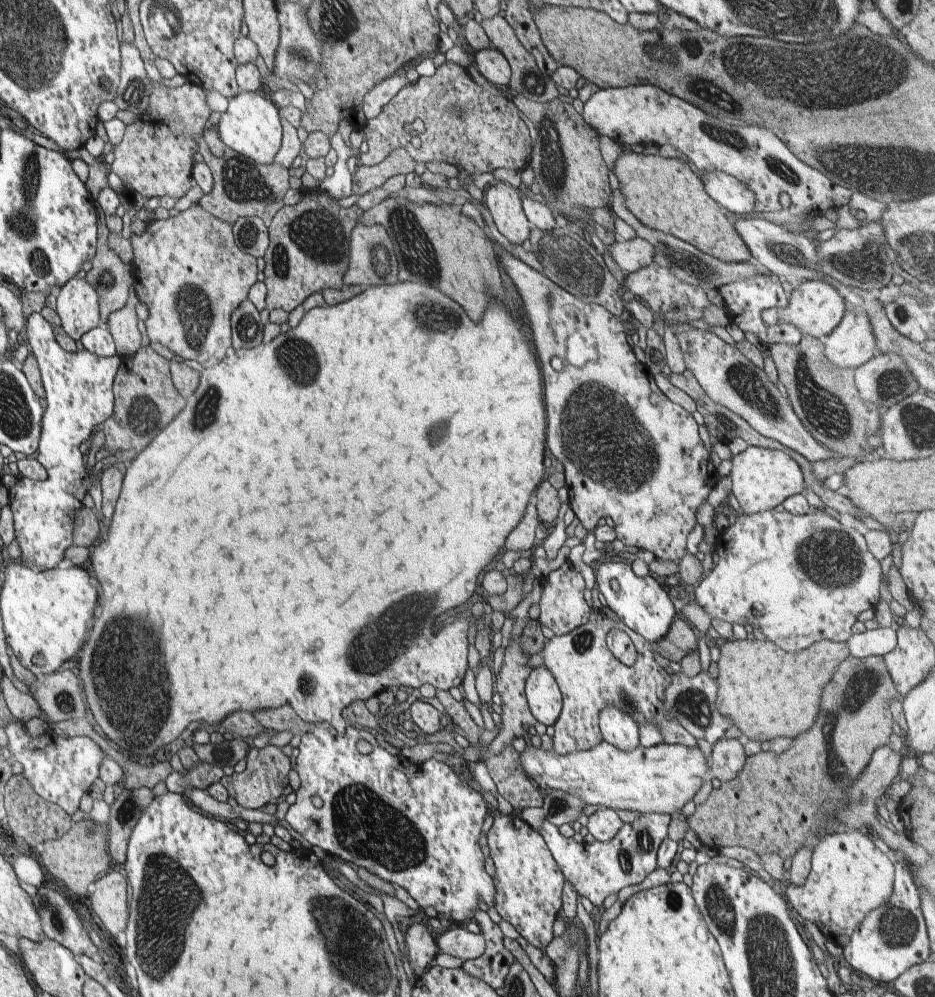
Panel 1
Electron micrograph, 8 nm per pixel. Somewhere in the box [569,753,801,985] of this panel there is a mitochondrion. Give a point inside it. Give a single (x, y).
(720, 910)

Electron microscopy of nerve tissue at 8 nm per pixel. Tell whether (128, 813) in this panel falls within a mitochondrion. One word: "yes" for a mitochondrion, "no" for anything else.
yes

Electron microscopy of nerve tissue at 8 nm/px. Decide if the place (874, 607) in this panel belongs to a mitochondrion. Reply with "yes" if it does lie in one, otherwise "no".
no

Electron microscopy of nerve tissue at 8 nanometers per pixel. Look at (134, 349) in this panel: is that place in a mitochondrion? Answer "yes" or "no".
no

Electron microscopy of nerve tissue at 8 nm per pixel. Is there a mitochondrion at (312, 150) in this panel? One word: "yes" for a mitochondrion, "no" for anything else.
no

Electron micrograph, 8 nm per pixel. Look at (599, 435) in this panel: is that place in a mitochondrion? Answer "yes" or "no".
yes

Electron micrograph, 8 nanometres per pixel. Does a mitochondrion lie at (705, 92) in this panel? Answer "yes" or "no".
yes

